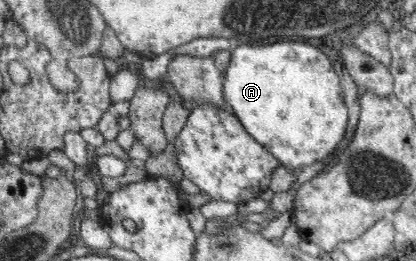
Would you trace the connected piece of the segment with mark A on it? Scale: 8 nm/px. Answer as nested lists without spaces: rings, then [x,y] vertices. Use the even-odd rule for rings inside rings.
[[[300,38],[282,39],[265,45],[237,44],[231,50],[230,64],[224,75],[223,95],[247,134],[251,134],[279,160],[279,167],[287,167],[297,173],[328,156],[343,138],[348,116],[341,77],[324,51]]]

